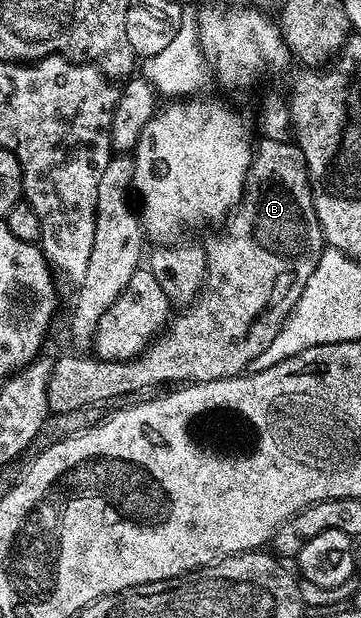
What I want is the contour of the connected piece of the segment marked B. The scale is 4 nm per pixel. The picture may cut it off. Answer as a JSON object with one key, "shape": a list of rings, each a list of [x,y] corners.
{"shape":[[[263,139],[260,142],[260,145],[258,142],[257,148],[253,153],[257,164],[247,172],[247,188],[243,190],[242,199],[226,218],[225,224],[222,226],[222,228],[224,227],[223,233],[219,233],[216,237],[211,237],[208,241],[205,241],[207,274],[205,275],[205,283],[194,301],[182,311],[176,312],[170,318],[169,324],[164,328],[163,332],[158,334],[142,353],[138,353],[137,356],[131,357],[127,361],[100,361],[94,355],[75,355],[79,357],[63,357],[60,361],[56,360],[52,364],[51,374],[47,380],[47,408],[52,414],[75,413],[78,409],[85,408],[86,405],[99,405],[102,401],[109,400],[110,397],[123,397],[126,393],[135,393],[138,389],[151,389],[154,385],[168,384],[167,386],[170,386],[172,383],[194,383],[197,381],[216,381],[226,377],[238,377],[250,366],[253,359],[257,359],[257,355],[261,355],[261,351],[265,351],[265,347],[269,347],[269,343],[273,343],[277,331],[281,331],[281,327],[287,321],[288,315],[293,311],[297,299],[301,299],[301,291],[305,291],[305,283],[309,283],[309,275],[313,275],[313,271],[321,259],[325,242],[323,232],[321,231],[321,223],[317,219],[317,211],[313,207],[311,181],[307,178],[307,164],[303,158],[303,152],[299,150],[298,145],[290,140],[275,142]]]}

